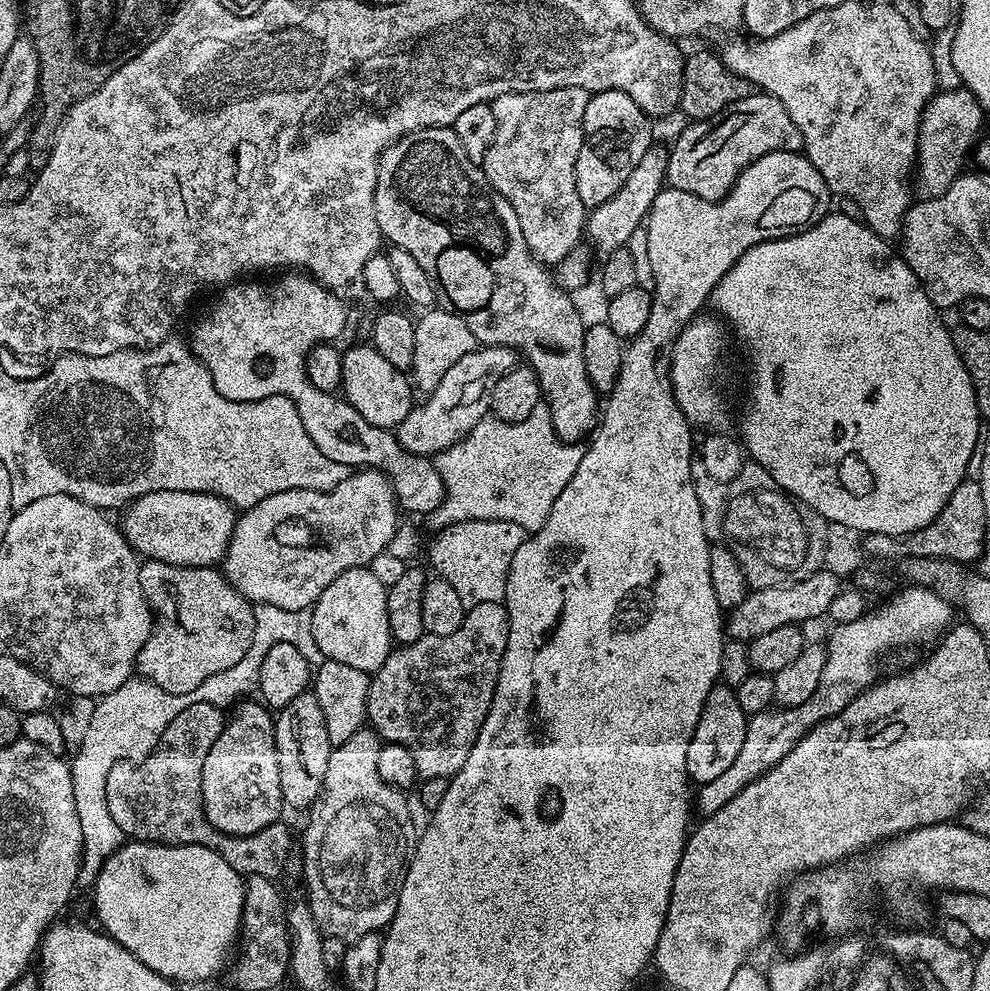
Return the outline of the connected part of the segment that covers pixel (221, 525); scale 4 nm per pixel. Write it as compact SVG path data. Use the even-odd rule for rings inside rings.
M154 490L123 509L122 531L141 557L187 568L219 565L236 525L237 509L212 492Z

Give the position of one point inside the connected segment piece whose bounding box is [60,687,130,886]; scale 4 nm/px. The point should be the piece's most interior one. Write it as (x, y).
(98, 740)

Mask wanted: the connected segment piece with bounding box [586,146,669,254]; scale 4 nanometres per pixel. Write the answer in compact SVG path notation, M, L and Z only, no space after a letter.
M667 147L648 148L646 154L642 154L638 166L634 166L634 171L626 177L626 182L622 182L622 186L618 186L618 194L614 194L614 198L602 202L602 206L591 209L587 213L586 236L587 239L592 239L591 247L593 249L596 247L600 254L607 254L625 247L634 230L641 228L647 221L648 211L654 206L654 198L658 198L658 194L666 186L668 154Z

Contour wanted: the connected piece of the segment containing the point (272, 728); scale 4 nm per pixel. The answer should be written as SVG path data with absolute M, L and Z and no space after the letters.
M244 698L239 701L231 709L230 715L225 719L222 734L218 734L218 738L214 742L214 746L210 746L210 754L206 754L206 762L202 762L202 774L200 775L200 803L202 805L202 816L205 821L208 820L213 829L218 832L225 832L231 836L249 836L250 834L258 834L265 830L271 829L272 824L280 816L280 811L285 811L286 805L282 798L282 778L278 770L278 746L276 745L276 726L274 716L271 711L259 699Z

